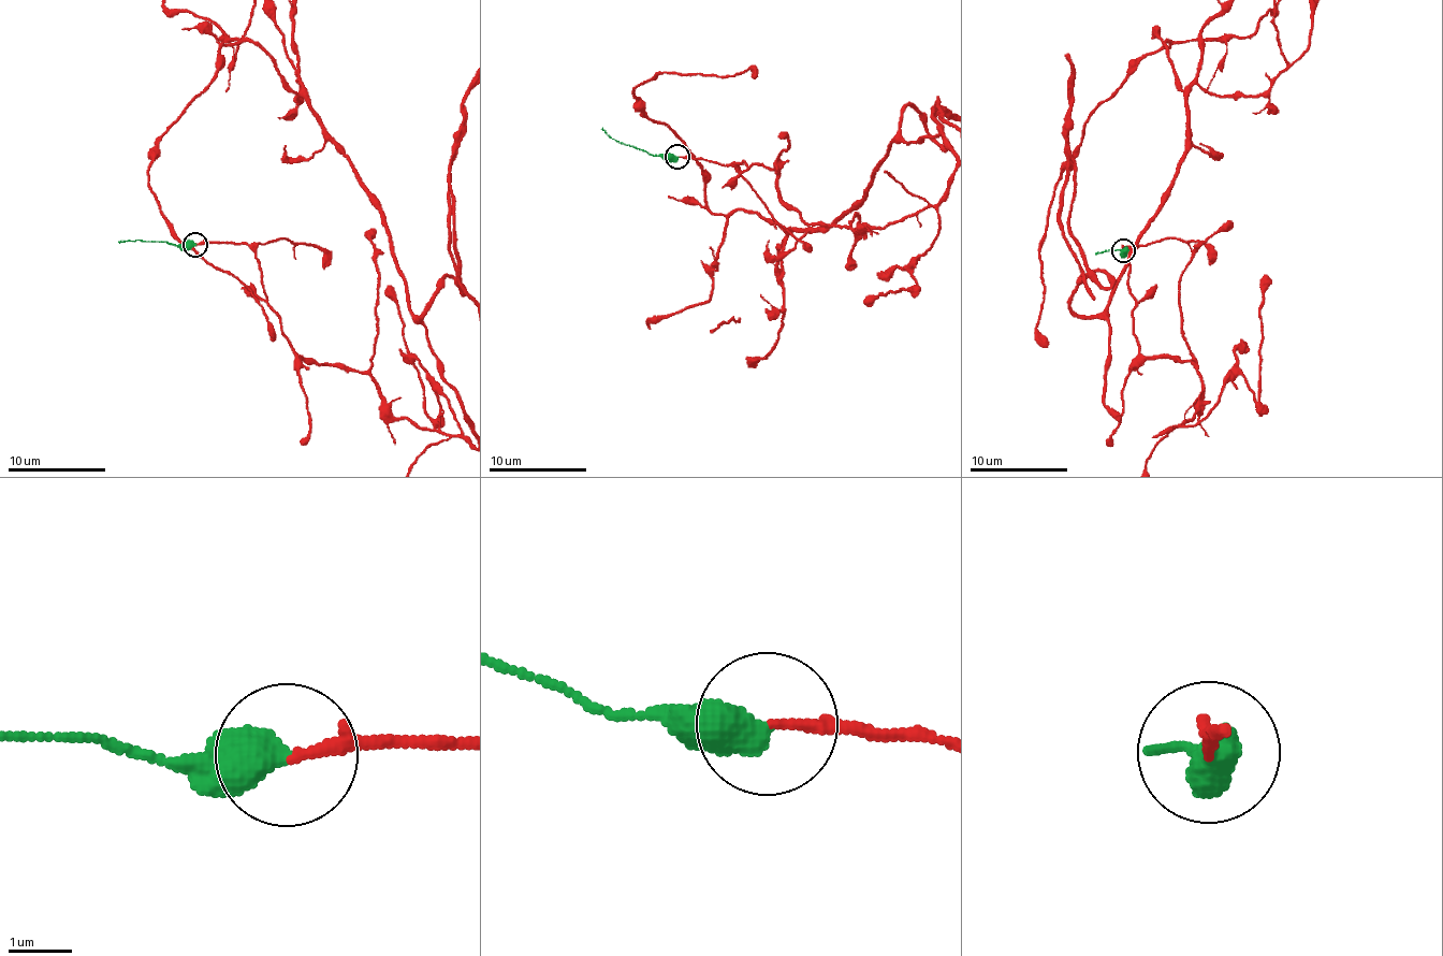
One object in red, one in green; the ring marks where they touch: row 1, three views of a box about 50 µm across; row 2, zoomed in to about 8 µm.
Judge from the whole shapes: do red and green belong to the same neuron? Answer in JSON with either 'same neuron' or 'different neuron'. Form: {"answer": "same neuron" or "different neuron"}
{"answer": "same neuron"}

